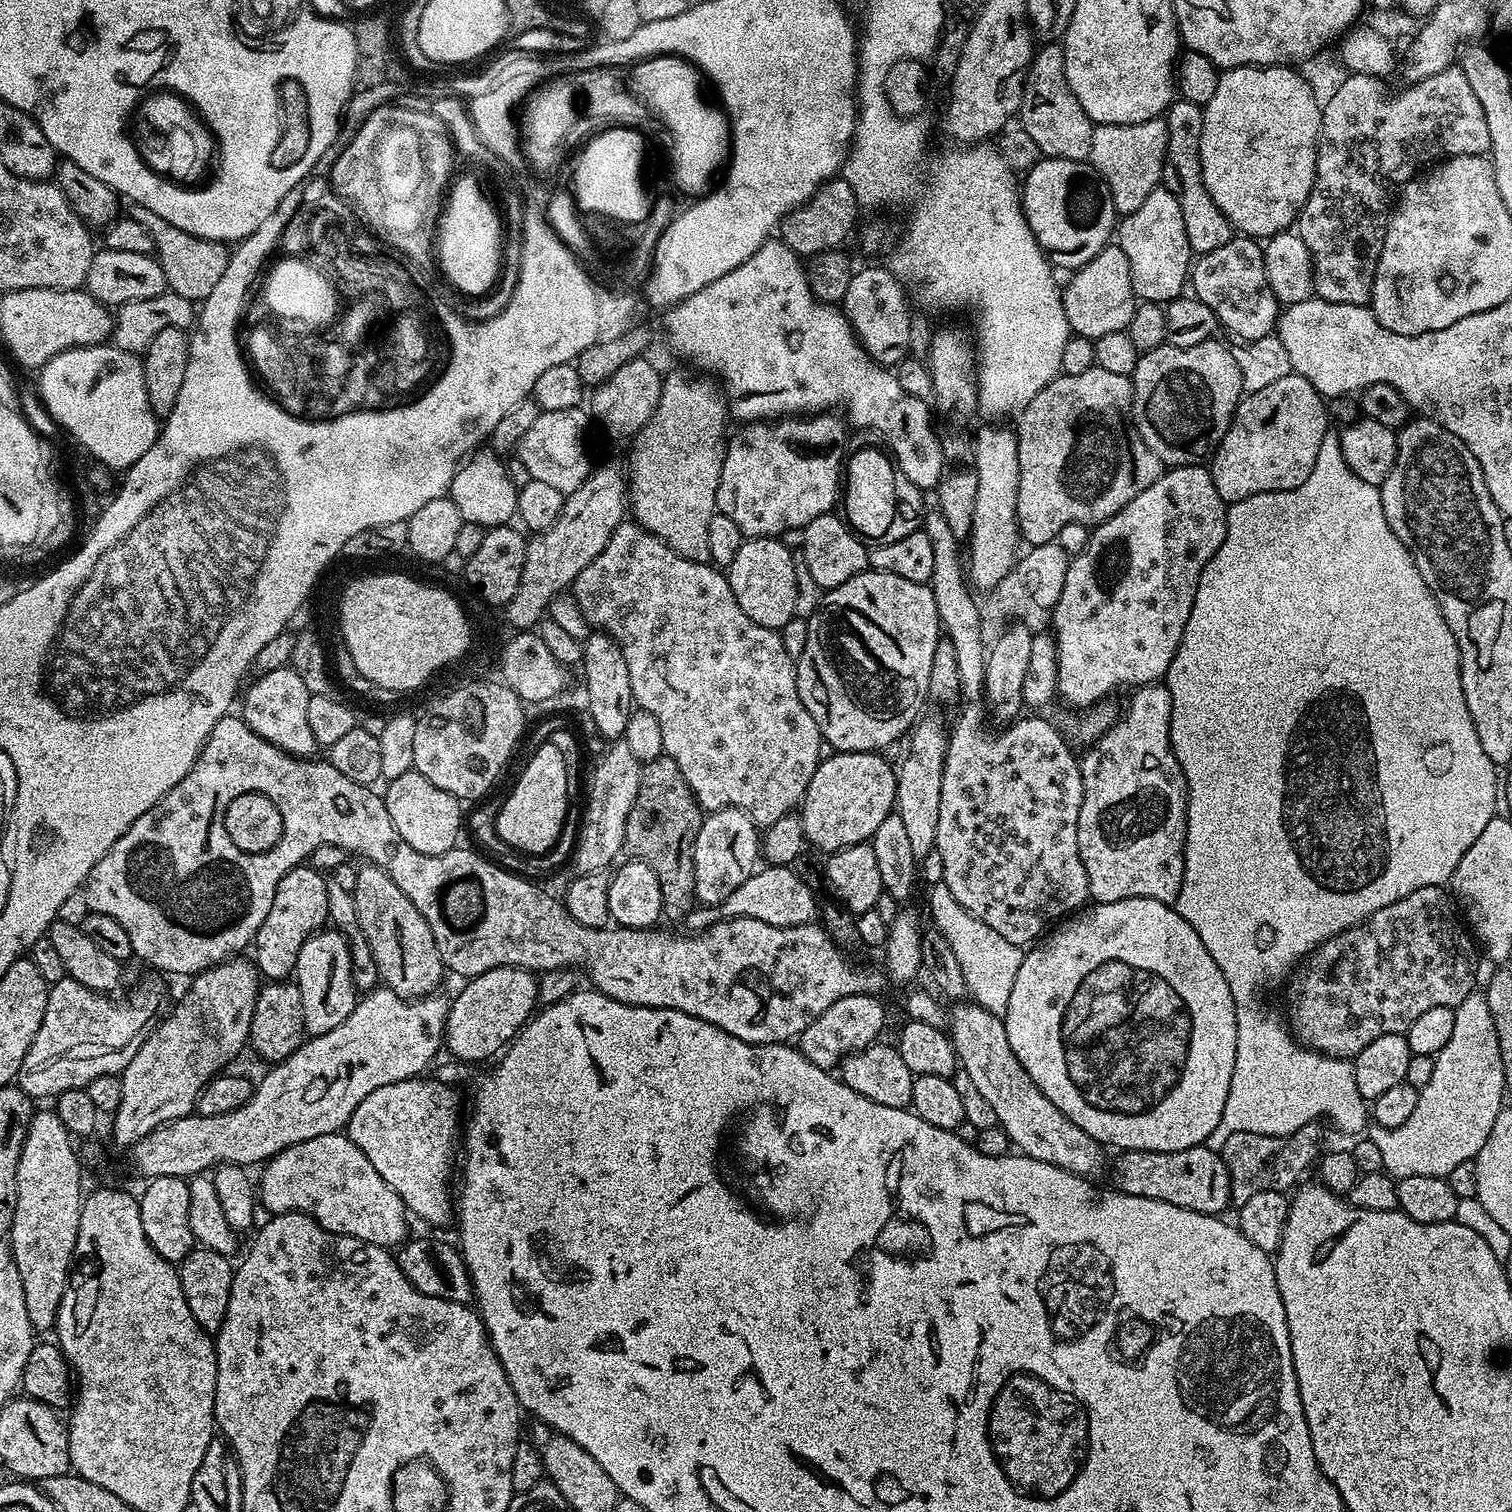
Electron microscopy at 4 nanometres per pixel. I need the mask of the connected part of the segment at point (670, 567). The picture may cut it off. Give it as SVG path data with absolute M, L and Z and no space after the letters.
M625 522L613 530L606 550L602 550L602 554L598 554L598 558L594 558L594 562L590 562L590 566L586 566L582 574L578 574L578 578L572 583L570 594L576 599L576 605L582 609L593 629L606 632L619 642L622 655L626 658L626 667L630 669L630 690L635 707L648 711L658 720L664 743L663 751L675 760L678 770L682 770L690 790L696 795L696 800L705 813L716 812L720 808L741 808L757 826L767 826L778 822L778 818L793 811L803 801L804 791L808 789L810 778L814 778L814 770L822 759L822 737L818 722L810 718L810 710L806 710L806 706L802 706L802 698L798 698L796 665L794 658L786 654L786 646L782 646L779 631L758 626L758 622L746 618L742 606L738 606L738 598L734 598L734 590L730 590L727 575L719 567L682 558L654 533L647 532L635 522Z

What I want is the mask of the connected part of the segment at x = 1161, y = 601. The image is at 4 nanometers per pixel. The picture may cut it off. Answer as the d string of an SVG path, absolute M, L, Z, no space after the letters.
M1181 464L1169 467L1161 471L1160 476L1146 490L1139 492L1118 514L1114 514L1109 520L1102 521L1091 529L1092 537L1084 544L1084 549L1077 556L1073 555L1068 561L1066 580L1063 583L1061 597L1050 611L1052 618L1051 631L1056 638L1058 650L1058 686L1056 687L1059 699L1065 700L1075 710L1083 710L1092 707L1093 704L1107 700L1113 694L1115 688L1128 688L1155 684L1163 681L1168 675L1168 667L1178 650L1178 642L1182 642L1182 630L1186 630L1186 618L1190 618L1190 610L1194 606L1194 594L1198 586L1198 578L1210 562L1210 558L1222 546L1228 529L1228 505L1218 494L1218 486L1214 486L1214 478L1211 471L1204 464Z

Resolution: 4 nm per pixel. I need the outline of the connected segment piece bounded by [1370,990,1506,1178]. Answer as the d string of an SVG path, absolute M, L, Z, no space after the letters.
M1473 991L1456 1007L1454 1034L1450 1042L1442 1046L1435 1057L1434 1074L1426 1086L1419 1089L1418 1106L1414 1114L1397 1128L1383 1128L1373 1123L1370 1128L1370 1139L1382 1154L1383 1171L1393 1178L1401 1176L1443 1176L1445 1178L1454 1170L1454 1166L1467 1160L1475 1160L1494 1130L1494 1118L1498 1118L1500 1109L1505 1107L1504 1063L1498 1046L1498 1034L1494 1030L1494 1018L1490 1018L1490 1006L1486 1006L1483 991Z

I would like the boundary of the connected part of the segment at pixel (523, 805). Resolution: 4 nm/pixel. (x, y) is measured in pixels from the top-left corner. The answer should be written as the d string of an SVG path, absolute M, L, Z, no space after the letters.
M547 742L531 753L528 765L520 772L516 785L509 796L503 797L503 804L496 816L497 835L505 841L510 849L520 854L539 854L549 852L556 845L564 819L568 813L568 787L566 786L566 762L562 762L562 754L556 747Z

